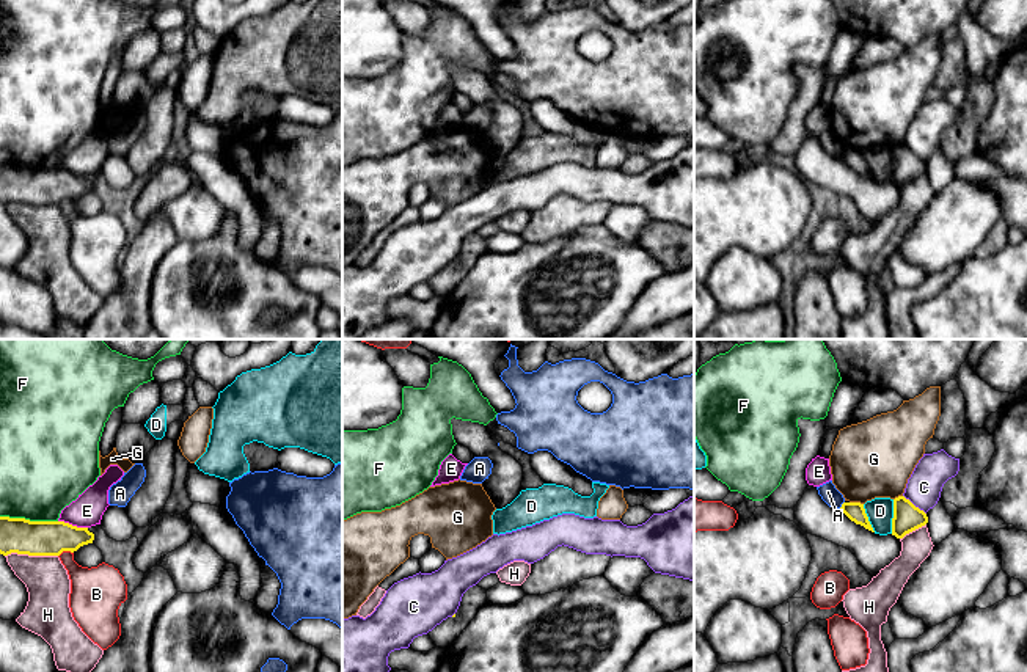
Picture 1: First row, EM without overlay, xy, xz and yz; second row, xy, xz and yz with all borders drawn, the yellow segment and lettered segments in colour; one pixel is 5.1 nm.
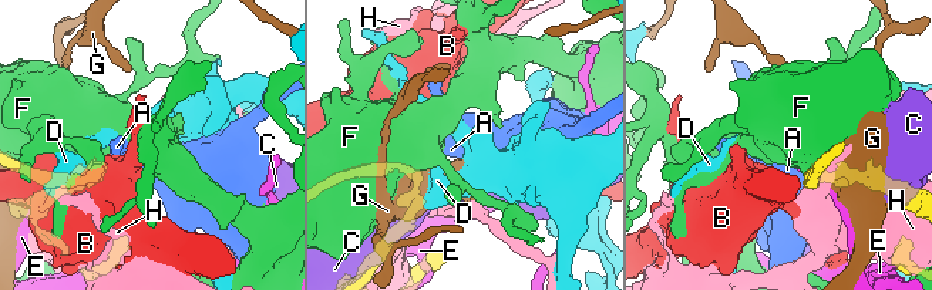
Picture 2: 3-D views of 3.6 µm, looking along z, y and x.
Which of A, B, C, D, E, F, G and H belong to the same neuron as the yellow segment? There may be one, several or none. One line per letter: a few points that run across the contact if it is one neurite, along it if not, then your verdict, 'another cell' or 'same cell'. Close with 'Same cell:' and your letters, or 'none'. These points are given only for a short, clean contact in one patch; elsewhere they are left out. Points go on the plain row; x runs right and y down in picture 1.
A: line yz (844, 149), (839, 156); another cell
B: another cell
C: another cell
D: line yz (894, 148), (891, 181); another cell
E: another cell
F: another cell
G: another cell
H: another cell
Same cell: none

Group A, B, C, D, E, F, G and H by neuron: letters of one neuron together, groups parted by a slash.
A / B / C / D / E / F / G / H

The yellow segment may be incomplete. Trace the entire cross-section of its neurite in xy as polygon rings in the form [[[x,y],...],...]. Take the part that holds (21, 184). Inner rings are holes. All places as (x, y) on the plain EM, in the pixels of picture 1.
[[[0,165],[0,203],[60,204],[93,192],[88,176],[64,170],[30,170],[25,166]]]

